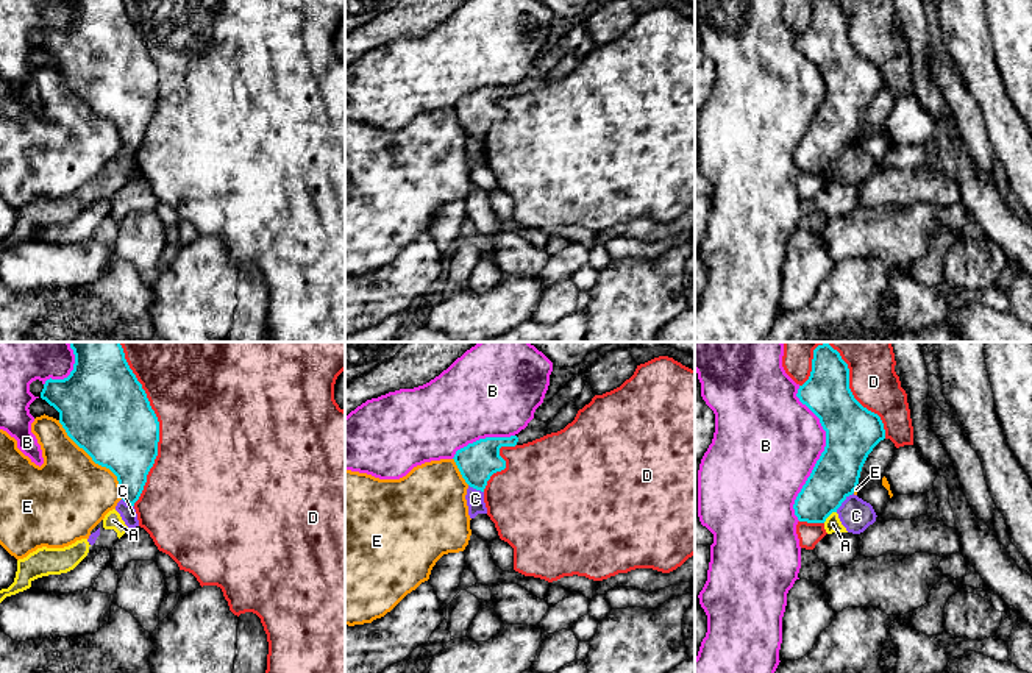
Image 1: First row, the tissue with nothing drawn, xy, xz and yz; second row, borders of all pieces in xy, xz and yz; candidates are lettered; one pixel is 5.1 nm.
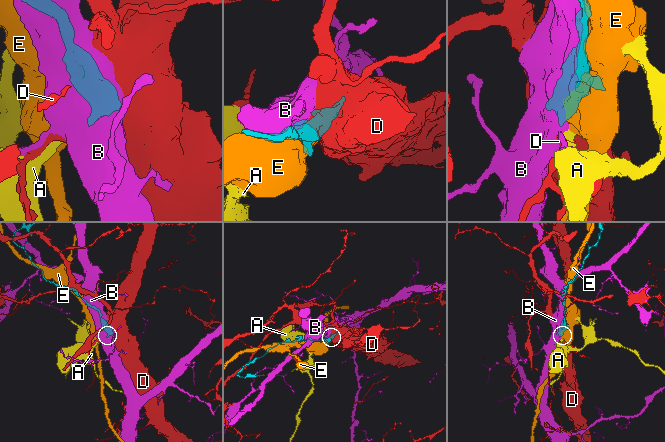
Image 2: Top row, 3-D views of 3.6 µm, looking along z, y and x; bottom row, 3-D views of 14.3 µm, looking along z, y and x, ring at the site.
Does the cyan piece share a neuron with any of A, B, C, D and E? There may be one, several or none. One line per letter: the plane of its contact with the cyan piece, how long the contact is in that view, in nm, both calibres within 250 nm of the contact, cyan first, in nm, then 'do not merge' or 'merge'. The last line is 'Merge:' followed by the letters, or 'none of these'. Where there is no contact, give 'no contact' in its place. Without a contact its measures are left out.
A: contact in yz; length 90 nm; calibres 240 and 90 nm; do not merge
B: contact in yz; length 700 nm; calibres 280 and 480 nm; do not merge
C: contact in yz; length 140 nm; calibres 240 and 170 nm; do not merge
D: contact in xy; length 800 nm; calibres 420 and 500 nm; do not merge
E: contact in xy; length 550 nm; calibres 440 and 420 nm; do not merge
Merge: none of these

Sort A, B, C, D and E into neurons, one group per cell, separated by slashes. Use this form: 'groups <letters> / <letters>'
groups A C / B / D / E

